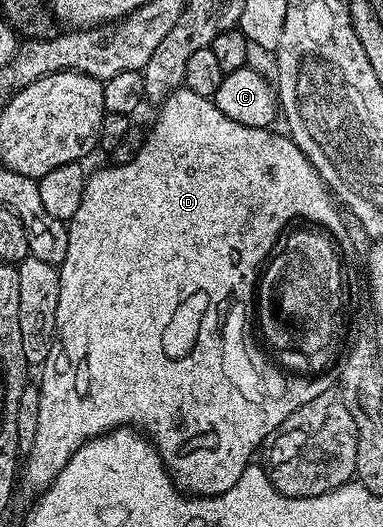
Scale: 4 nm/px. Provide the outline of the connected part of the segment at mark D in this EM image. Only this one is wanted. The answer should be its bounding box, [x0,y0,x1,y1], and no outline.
[21,87,353,496]

